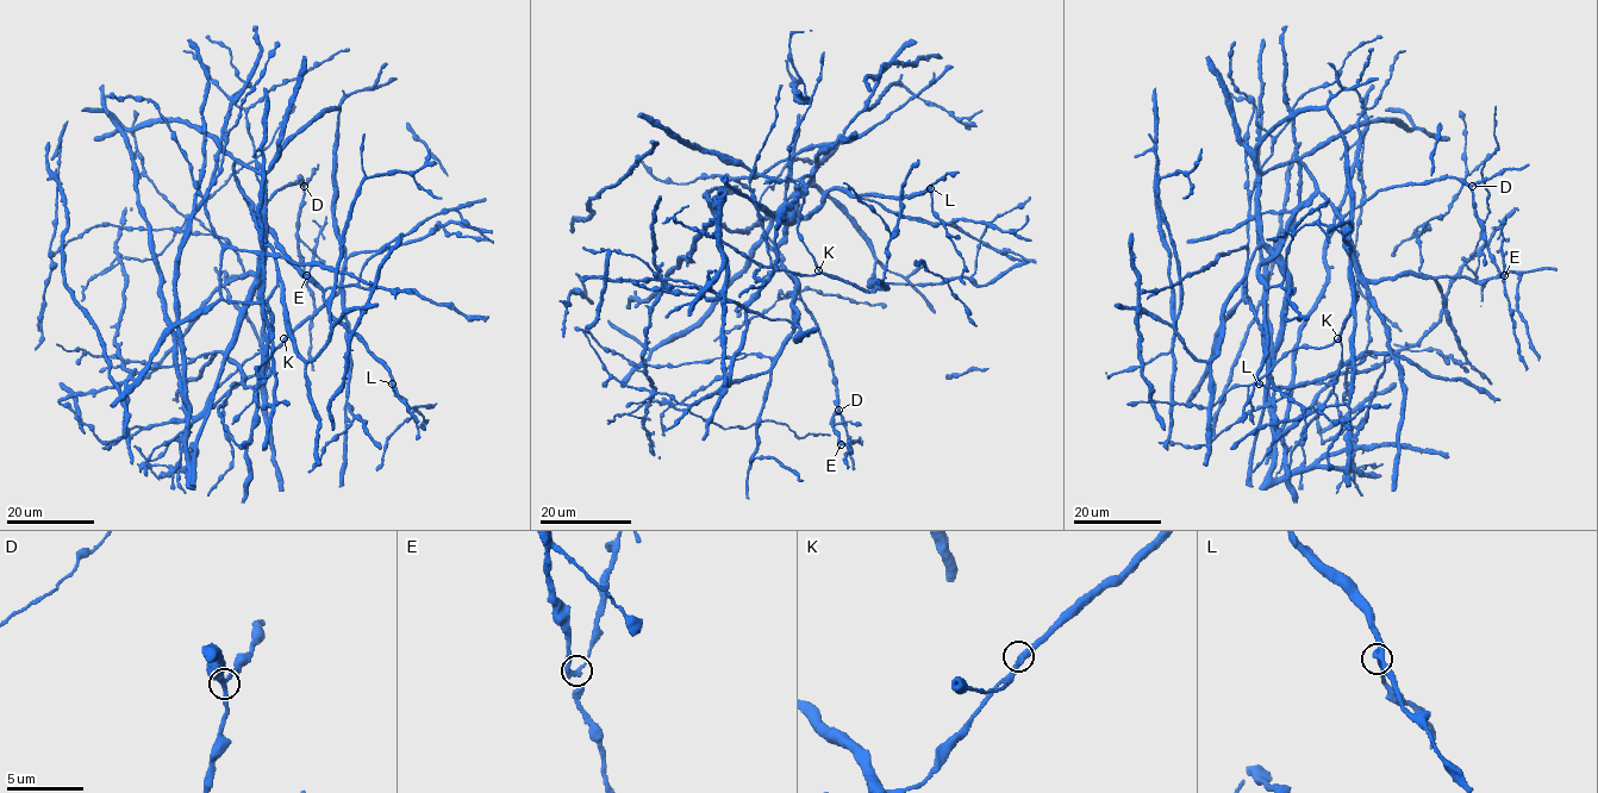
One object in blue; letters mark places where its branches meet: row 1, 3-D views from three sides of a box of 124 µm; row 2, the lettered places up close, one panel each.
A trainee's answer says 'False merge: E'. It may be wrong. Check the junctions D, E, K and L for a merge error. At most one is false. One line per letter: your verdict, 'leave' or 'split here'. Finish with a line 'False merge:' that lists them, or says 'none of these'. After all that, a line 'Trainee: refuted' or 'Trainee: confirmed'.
D: leave
E: split here
K: leave
L: leave
False merge: E
Trainee: confirmed

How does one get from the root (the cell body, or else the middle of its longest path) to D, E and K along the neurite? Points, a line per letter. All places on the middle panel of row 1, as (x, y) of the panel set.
D: (785, 204), (768, 226), (767, 242), (812, 314), (829, 358), (838, 410)
E: (785, 204), (768, 226), (767, 242), (812, 314), (829, 358), (838, 409), (831, 426), (841, 443)
K: (785, 204), (805, 186), (818, 186), (868, 244), (875, 260), (871, 286), (881, 285), (862, 292), (818, 270)

